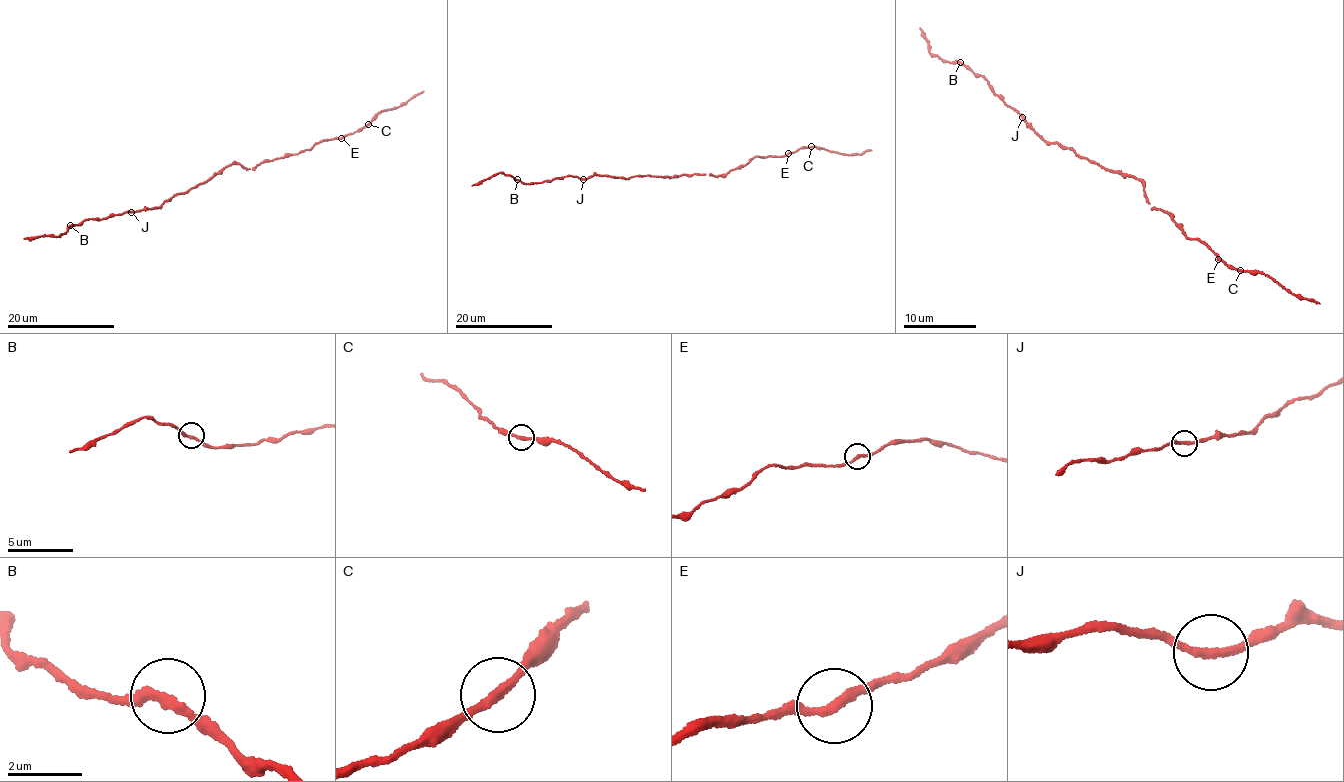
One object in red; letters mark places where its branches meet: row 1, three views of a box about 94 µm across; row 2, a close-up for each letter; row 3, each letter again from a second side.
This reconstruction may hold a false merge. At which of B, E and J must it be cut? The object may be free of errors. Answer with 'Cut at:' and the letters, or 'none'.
Cut at: none

